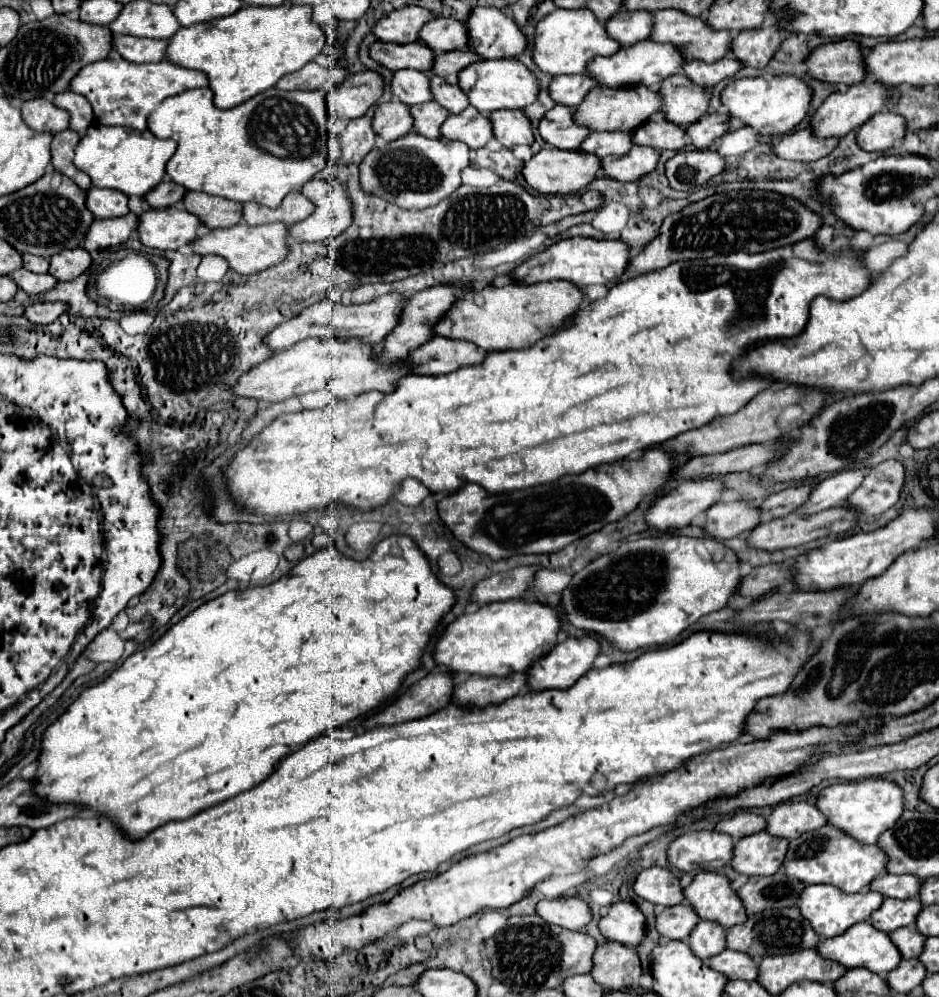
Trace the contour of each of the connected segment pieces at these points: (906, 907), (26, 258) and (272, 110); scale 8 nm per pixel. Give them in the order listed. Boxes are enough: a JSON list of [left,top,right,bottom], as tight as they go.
[[870,898,922,934],[22,254,48,274],[148,88,328,208]]

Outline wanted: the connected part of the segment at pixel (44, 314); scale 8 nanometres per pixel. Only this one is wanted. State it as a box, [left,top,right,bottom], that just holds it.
[24,302,66,324]

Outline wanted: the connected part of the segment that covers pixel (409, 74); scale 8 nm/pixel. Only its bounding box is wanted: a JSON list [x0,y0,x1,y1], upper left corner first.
[390,70,430,106]

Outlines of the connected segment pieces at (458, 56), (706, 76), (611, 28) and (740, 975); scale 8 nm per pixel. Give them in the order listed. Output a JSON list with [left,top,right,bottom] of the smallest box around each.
[[430,50,478,84],[684,56,742,88],[606,10,652,46],[708,950,758,980]]

